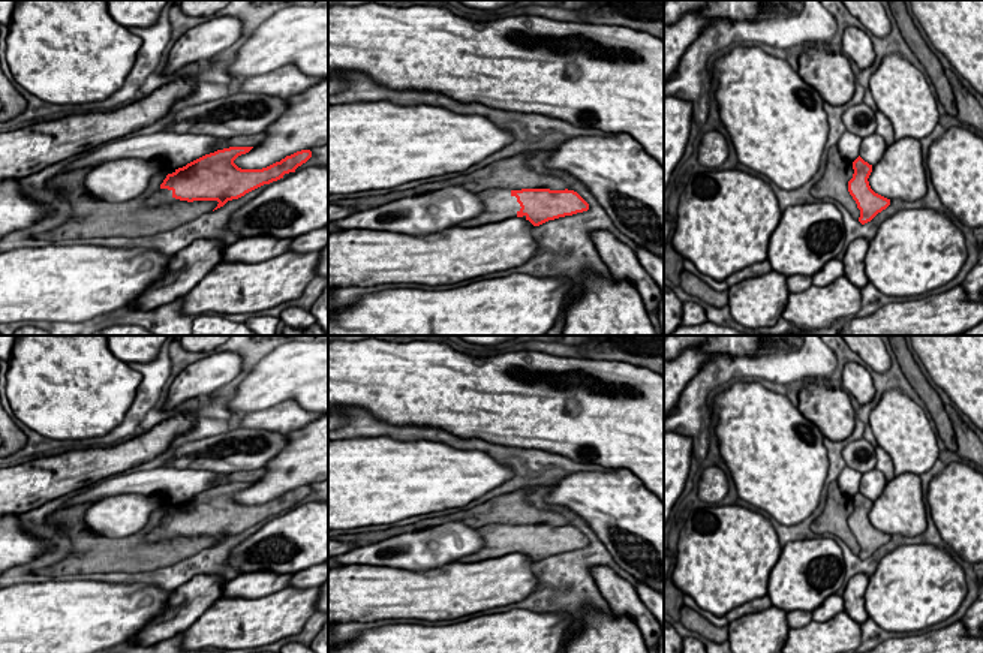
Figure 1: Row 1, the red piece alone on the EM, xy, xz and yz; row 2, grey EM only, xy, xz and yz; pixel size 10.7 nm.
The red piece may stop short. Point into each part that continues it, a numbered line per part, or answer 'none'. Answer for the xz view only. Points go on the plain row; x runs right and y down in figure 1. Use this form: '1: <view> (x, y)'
1: xz (498, 538)

